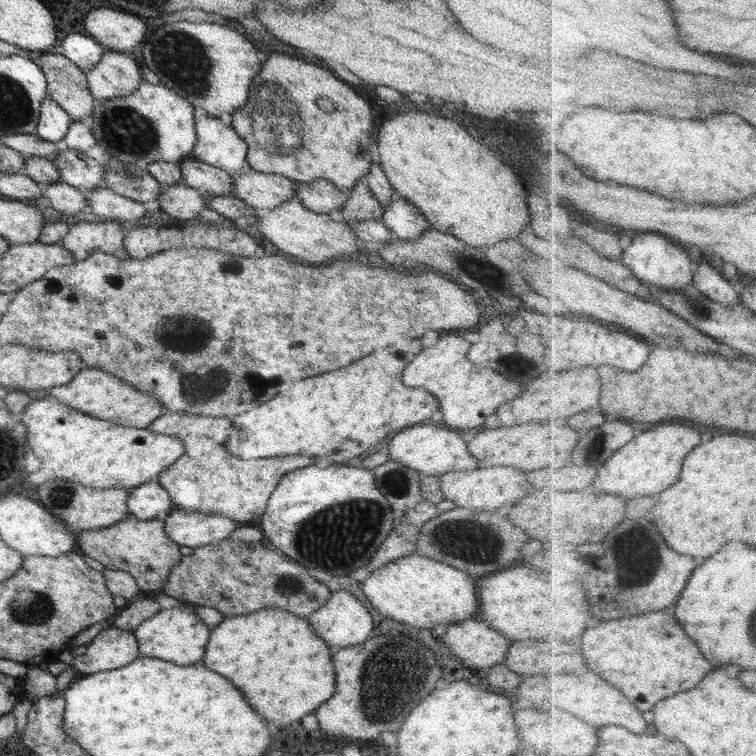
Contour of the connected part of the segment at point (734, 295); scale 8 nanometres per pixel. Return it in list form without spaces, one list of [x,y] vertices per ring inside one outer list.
[[[699,262],[695,285],[704,294],[710,295],[710,298],[722,304],[732,306],[743,302],[743,298],[730,279],[708,262]]]

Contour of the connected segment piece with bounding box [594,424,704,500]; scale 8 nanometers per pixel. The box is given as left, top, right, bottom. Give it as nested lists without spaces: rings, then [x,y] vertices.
[[[662,424],[656,430],[644,432],[640,438],[624,446],[616,456],[612,456],[606,466],[600,468],[600,480],[594,484],[596,490],[626,496],[634,499],[636,496],[658,496],[680,482],[684,472],[686,456],[696,450],[704,440],[702,432],[696,428],[688,428],[682,424]]]

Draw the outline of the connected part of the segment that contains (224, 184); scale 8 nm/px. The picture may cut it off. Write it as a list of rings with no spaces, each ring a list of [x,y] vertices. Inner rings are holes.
[[[191,156],[180,162],[179,168],[184,184],[194,188],[199,194],[206,197],[234,195],[233,178],[221,168]]]

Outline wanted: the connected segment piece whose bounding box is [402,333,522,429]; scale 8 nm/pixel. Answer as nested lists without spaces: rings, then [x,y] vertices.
[[[444,334],[432,348],[424,348],[406,366],[402,376],[408,388],[427,390],[437,398],[444,414],[440,425],[449,429],[476,428],[484,424],[486,416],[496,412],[496,406],[522,394],[522,384],[473,363],[467,357],[470,346],[471,343],[463,336]]]

